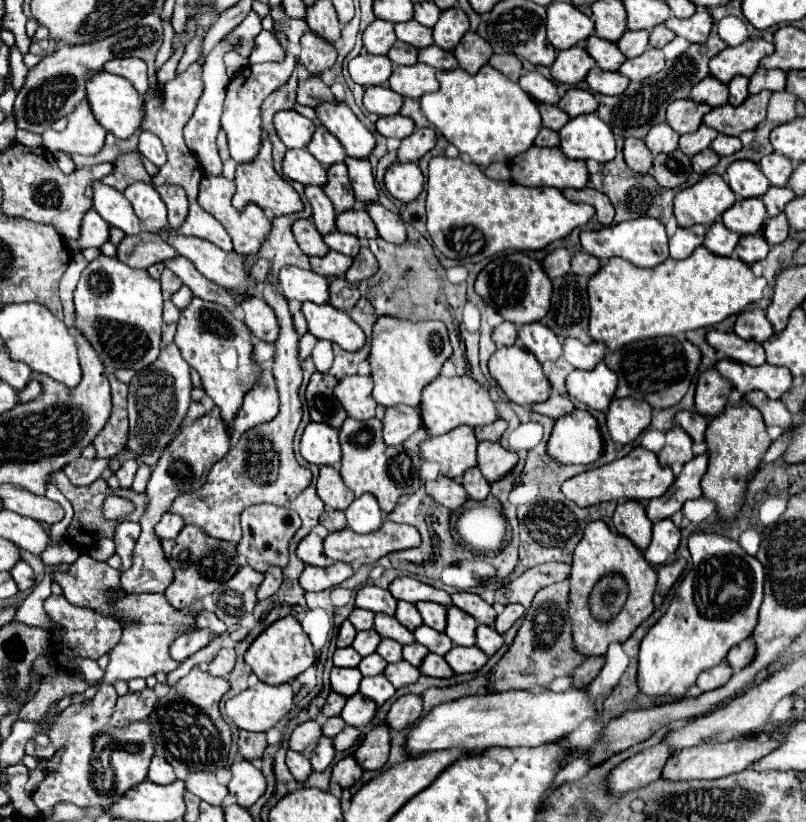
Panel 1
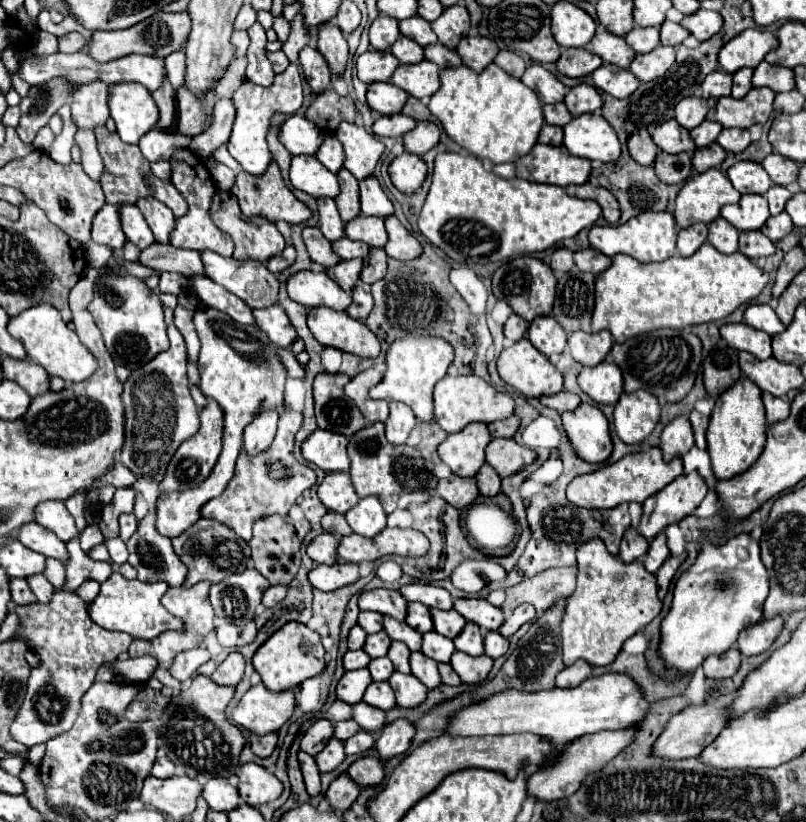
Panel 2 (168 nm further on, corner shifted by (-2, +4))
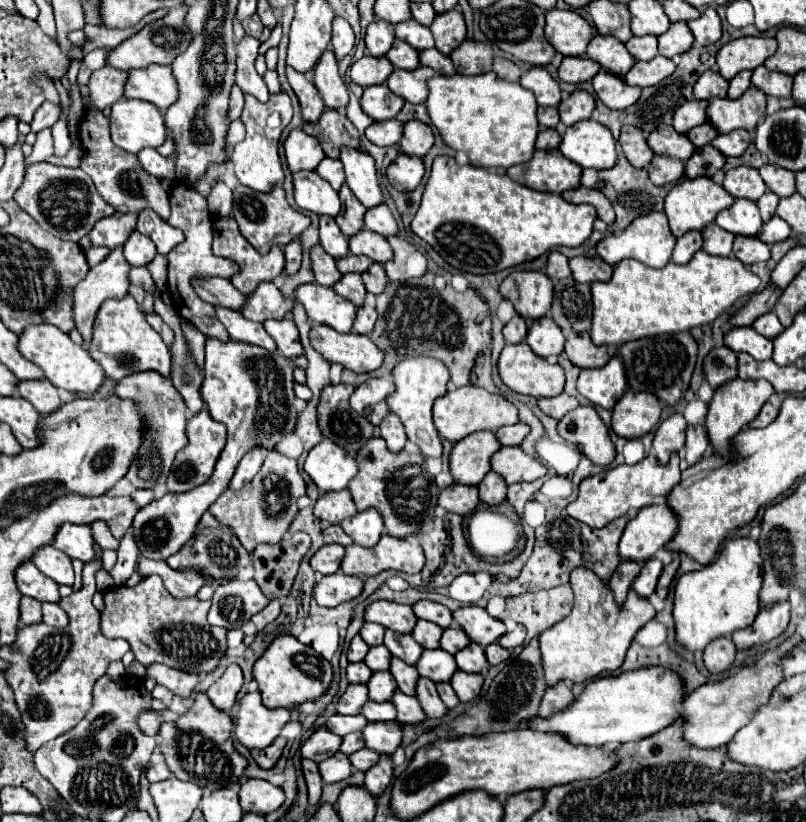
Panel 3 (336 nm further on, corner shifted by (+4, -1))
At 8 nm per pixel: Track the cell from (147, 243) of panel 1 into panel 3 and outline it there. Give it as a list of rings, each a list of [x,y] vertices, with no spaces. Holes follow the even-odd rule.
[[[194,277],[192,287],[196,289],[198,297],[202,297],[210,305],[224,305],[236,311],[244,305],[244,295],[228,279]]]

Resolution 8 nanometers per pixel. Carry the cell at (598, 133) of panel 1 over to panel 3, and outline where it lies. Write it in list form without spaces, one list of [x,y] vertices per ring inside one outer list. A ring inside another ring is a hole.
[[[594,119],[570,125],[562,137],[560,151],[580,167],[610,169],[616,163],[616,141],[612,133]]]

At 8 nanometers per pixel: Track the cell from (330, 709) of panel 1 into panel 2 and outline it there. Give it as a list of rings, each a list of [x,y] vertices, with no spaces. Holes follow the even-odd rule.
[[[336,700],[326,712],[324,718],[338,722],[338,720],[352,720],[352,706],[350,704],[342,704],[342,700]]]

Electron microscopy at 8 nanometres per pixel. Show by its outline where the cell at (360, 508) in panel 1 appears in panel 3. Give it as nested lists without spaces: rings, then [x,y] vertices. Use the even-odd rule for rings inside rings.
[[[376,509],[360,511],[354,517],[344,519],[340,527],[354,539],[356,545],[362,545],[362,547],[374,547],[380,535],[384,533],[384,523],[380,513],[376,513]]]

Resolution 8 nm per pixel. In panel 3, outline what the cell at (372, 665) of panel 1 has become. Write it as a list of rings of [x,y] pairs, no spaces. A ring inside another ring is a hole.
[[[380,671],[370,677],[368,689],[370,689],[372,701],[390,701],[396,689],[396,681],[392,681],[392,675],[388,671]]]

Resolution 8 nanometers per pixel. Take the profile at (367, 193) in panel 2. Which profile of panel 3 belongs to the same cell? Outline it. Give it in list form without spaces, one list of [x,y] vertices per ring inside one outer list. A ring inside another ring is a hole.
[[[378,205],[376,209],[368,209],[366,215],[364,215],[364,227],[368,227],[370,231],[380,233],[382,237],[398,233],[396,219],[392,217],[392,213],[386,205]]]

